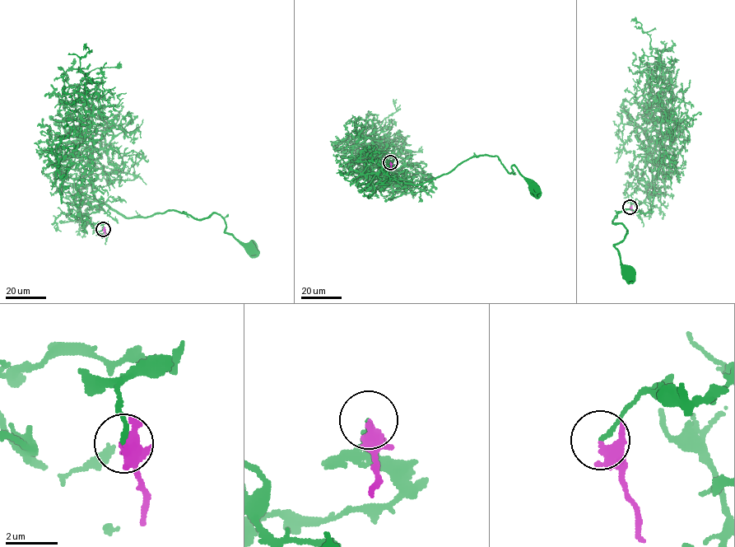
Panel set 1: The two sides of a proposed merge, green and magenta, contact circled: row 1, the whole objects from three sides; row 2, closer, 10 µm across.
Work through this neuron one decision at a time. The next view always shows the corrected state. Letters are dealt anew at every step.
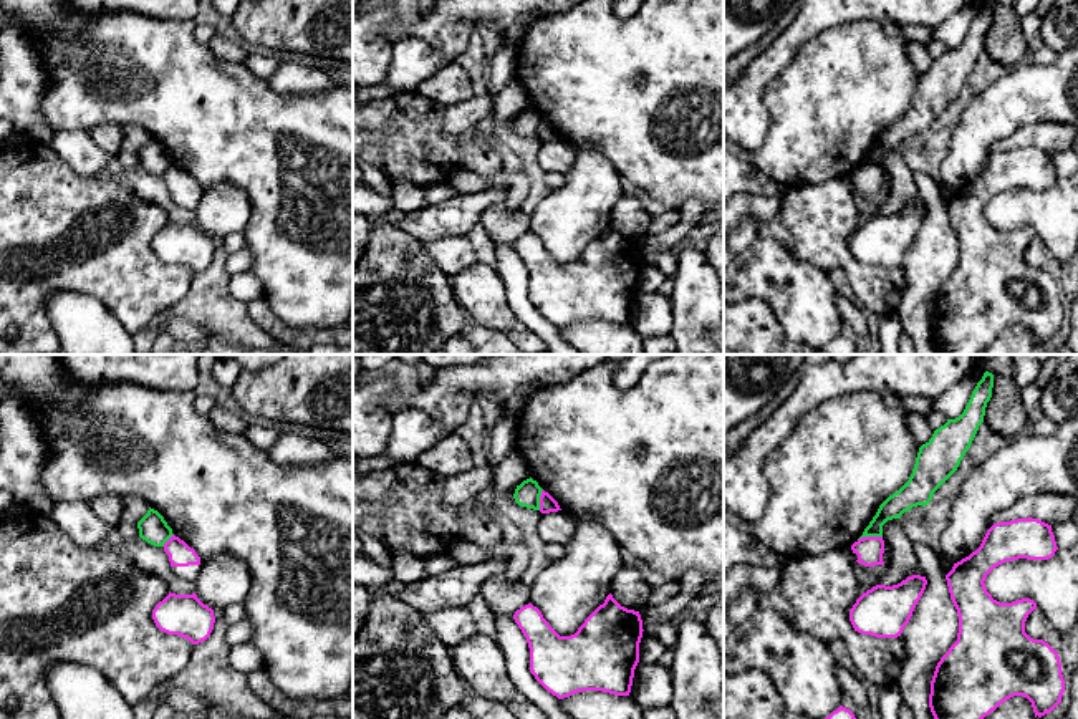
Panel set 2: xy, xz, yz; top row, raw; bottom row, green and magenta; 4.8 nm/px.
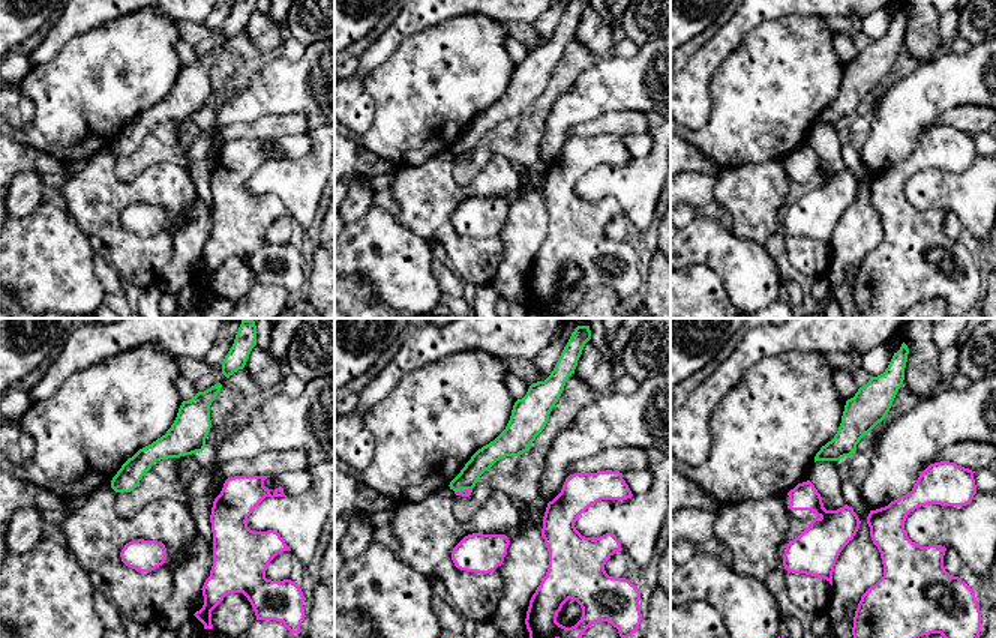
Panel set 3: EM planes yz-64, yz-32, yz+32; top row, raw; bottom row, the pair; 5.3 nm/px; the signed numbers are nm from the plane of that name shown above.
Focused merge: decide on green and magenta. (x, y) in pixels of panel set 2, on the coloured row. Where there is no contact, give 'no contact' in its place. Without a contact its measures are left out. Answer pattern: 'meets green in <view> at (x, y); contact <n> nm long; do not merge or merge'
meets green in yz at (870, 535); contact 120 nm long; do not merge

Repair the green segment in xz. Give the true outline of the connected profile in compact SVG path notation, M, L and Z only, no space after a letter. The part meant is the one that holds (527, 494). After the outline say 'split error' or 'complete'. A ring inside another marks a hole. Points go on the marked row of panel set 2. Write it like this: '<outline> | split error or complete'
M532 477L517 485L513 499L518 505L540 510L541 487Z | complete

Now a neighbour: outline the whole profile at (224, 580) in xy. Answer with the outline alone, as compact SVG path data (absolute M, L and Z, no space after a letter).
M233 555L205 560L195 578L197 598L212 610L225 610L245 600L250 590L248 567Z

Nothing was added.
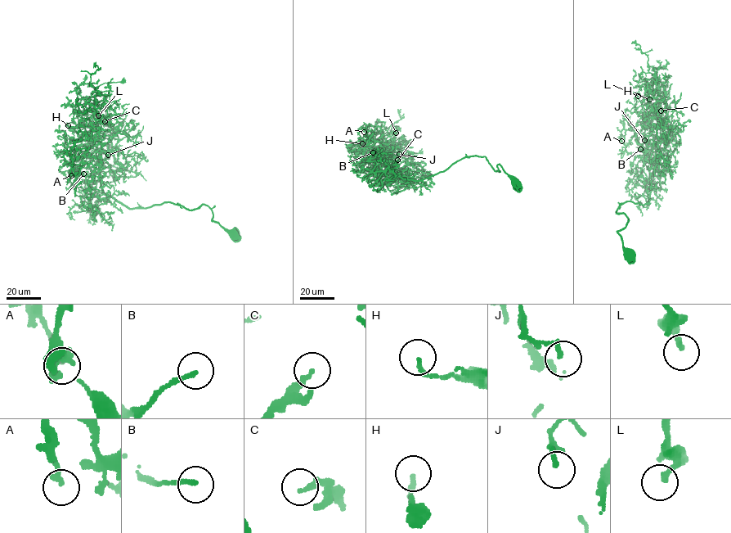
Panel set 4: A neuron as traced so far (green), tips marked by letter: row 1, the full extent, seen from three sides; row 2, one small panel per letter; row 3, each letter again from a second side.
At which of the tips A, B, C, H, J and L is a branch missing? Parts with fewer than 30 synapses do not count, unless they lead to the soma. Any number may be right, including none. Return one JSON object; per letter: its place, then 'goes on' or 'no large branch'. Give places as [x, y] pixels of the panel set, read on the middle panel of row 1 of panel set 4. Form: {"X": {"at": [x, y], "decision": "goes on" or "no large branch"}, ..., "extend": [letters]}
{"A": {"at": [364, 132], "decision": "no large branch"}, "B": {"at": [373, 152], "decision": "goes on"}, "C": {"at": [397, 160], "decision": "no large branch"}, "H": {"at": [362, 143], "decision": "no large branch"}, "J": {"at": [399, 154], "decision": "no large branch"}, "L": {"at": [396, 133], "decision": "no large branch"}, "extend": ["B"]}

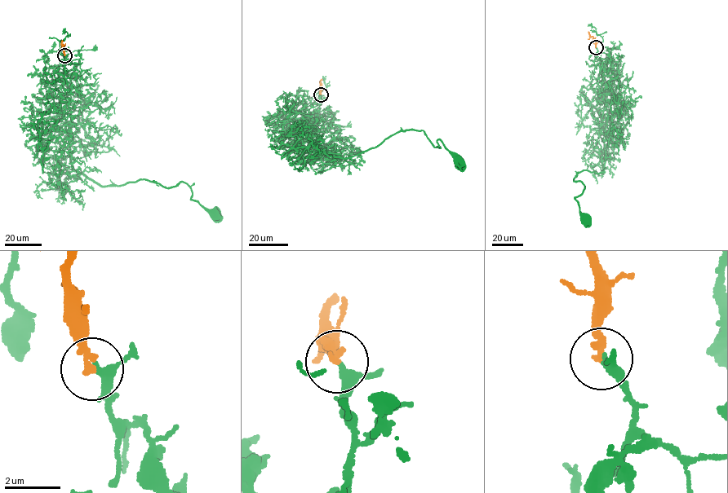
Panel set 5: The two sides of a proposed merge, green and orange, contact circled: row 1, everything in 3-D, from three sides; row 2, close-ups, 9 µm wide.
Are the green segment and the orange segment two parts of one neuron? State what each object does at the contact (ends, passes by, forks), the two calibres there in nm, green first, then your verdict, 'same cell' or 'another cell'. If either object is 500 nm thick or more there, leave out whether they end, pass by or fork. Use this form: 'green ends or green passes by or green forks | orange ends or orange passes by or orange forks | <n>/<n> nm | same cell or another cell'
green passes by | orange ends | 240/240 nm | same cell

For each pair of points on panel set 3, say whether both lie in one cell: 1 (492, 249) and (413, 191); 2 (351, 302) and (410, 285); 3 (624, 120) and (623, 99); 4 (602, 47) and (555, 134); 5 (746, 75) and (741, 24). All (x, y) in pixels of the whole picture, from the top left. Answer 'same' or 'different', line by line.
1: same
2: different
3: different
4: different
5: different

